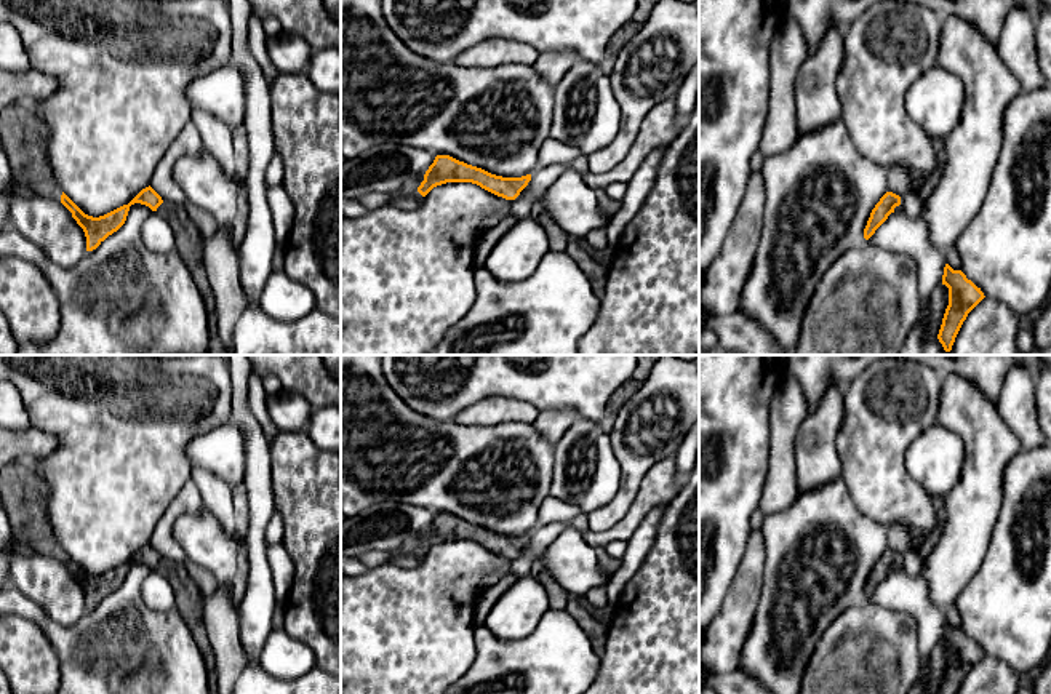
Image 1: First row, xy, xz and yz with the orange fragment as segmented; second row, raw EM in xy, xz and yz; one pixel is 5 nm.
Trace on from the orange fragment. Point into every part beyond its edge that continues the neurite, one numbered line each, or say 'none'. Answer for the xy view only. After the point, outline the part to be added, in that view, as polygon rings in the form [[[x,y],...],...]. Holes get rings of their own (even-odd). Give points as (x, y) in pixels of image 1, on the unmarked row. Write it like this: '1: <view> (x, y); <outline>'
1: xy (24, 491); [[[18,457],[0,470],[0,497],[14,537],[30,547],[37,553],[37,558],[53,556],[61,560],[62,548],[53,537],[53,529],[48,520],[48,496],[50,486],[37,472],[30,457]]]
2: xy (189, 600); [[[163,560],[157,569],[171,584],[176,593],[176,609],[189,627],[208,670],[210,694],[219,694],[216,686],[214,652],[205,632],[203,606],[205,596],[189,576],[186,564]]]

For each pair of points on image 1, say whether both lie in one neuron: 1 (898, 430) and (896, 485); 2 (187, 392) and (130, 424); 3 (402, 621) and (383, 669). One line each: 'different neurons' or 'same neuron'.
1: same neuron
2: same neuron
3: same neuron

